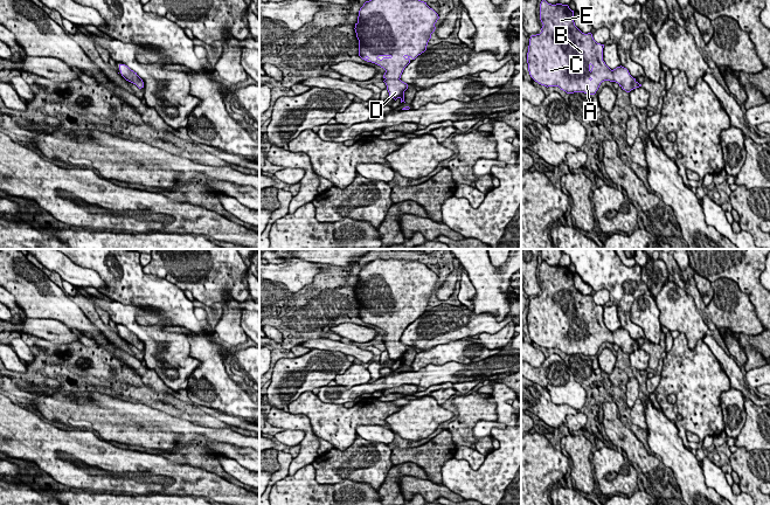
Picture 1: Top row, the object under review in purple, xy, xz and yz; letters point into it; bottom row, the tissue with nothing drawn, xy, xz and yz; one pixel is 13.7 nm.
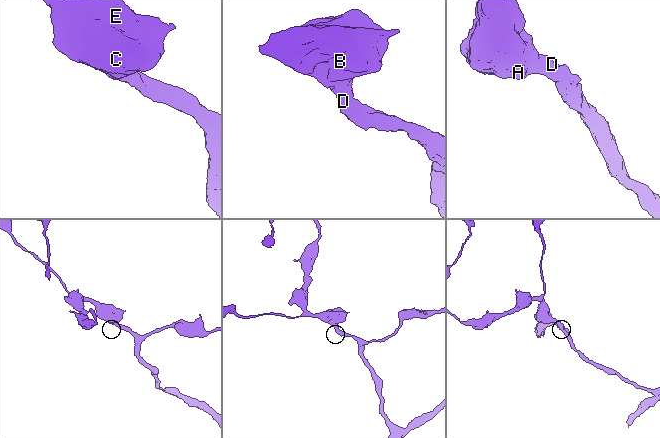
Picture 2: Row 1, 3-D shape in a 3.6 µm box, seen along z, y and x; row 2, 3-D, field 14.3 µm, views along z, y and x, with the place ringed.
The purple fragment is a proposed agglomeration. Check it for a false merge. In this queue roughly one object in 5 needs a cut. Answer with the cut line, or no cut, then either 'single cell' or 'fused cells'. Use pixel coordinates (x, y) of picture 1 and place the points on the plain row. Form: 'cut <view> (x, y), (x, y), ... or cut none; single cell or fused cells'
cut none; single cell

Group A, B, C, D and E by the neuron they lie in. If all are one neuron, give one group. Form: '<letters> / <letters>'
A B C D E

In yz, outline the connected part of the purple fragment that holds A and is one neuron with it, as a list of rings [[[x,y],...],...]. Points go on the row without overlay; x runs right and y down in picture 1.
[[[540,265],[541,295],[529,300],[527,325],[530,339],[544,348],[559,348],[567,355],[584,354],[595,357],[604,343],[616,344],[630,354],[641,348],[624,328],[611,332],[603,323],[604,306],[597,305],[591,295],[582,295],[574,284],[574,272],[568,267]]]

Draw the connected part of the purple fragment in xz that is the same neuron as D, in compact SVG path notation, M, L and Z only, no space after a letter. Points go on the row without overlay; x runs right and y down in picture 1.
M374 260L366 263L359 272L355 295L359 302L359 318L375 325L386 332L383 340L389 359L404 364L404 353L408 346L402 344L401 337L404 330L418 317L426 312L438 276L426 264L407 260Z

